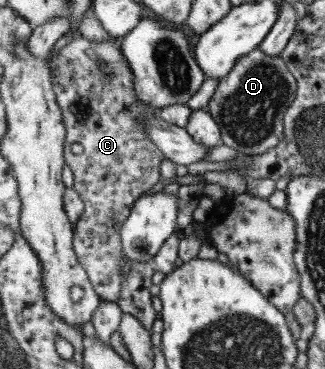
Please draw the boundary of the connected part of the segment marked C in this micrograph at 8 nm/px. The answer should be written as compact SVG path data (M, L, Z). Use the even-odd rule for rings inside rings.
M78 34L75 39L69 41L68 45L61 48L59 52L52 56L52 76L54 76L54 87L55 95L58 98L58 103L62 109L62 114L66 126L66 164L71 168L74 175L74 190L81 196L81 199L85 204L85 213L79 222L76 223L75 227L75 240L74 249L78 253L78 258L82 262L82 265L86 268L88 275L90 276L90 281L94 284L94 289L102 297L103 301L113 301L117 302L118 298L122 294L122 284L123 275L121 272L126 272L126 267L128 266L129 260L123 252L123 241L122 241L122 228L127 218L131 214L134 203L144 194L147 193L159 180L161 180L161 162L166 159L165 153L159 148L159 145L155 141L151 140L151 137L146 130L146 126L142 125L142 121L146 117L153 119L158 115L158 110L152 108L151 105L147 105L145 101L138 98L138 93L135 89L135 74L133 69L131 69L131 64L129 60L124 56L122 46L115 44L115 39L112 38L103 41L91 41L89 38L84 38L82 35Z

